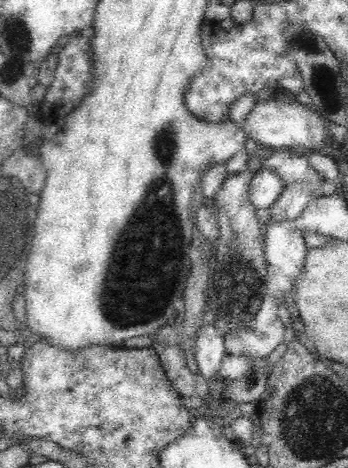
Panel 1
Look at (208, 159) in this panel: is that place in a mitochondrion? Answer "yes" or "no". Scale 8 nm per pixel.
no

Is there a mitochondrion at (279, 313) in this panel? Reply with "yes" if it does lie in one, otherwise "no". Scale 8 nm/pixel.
no

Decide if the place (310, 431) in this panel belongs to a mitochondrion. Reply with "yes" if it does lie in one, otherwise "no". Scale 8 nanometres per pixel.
yes

